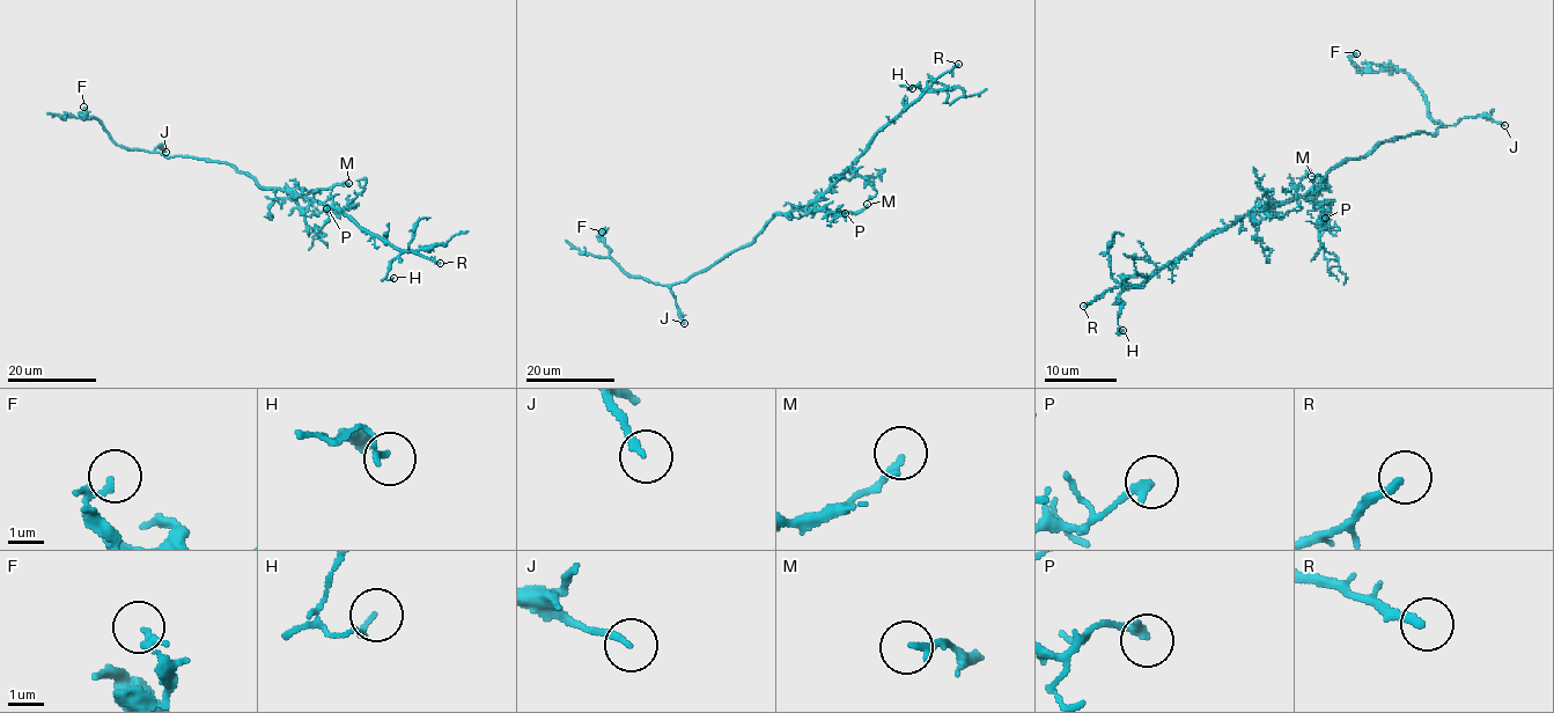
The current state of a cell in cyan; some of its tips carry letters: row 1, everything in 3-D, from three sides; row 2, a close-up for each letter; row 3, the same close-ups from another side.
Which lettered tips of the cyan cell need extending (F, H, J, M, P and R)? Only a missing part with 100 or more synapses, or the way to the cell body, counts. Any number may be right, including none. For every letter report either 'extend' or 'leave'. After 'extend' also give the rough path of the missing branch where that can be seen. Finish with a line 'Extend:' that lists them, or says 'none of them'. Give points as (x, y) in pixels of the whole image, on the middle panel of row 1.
F: leave
H: leave
J: leave
M: leave
P: leave
R: extend
Extend: R

